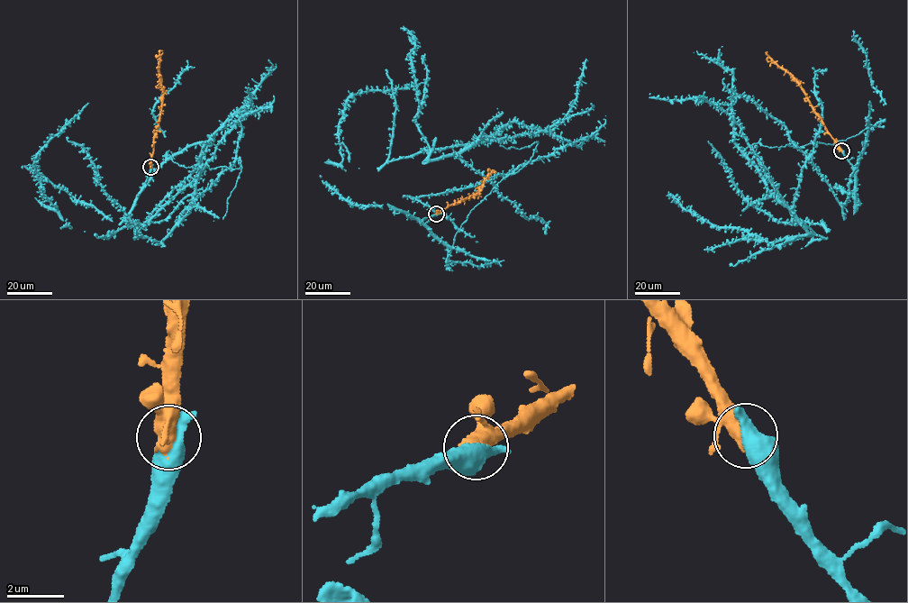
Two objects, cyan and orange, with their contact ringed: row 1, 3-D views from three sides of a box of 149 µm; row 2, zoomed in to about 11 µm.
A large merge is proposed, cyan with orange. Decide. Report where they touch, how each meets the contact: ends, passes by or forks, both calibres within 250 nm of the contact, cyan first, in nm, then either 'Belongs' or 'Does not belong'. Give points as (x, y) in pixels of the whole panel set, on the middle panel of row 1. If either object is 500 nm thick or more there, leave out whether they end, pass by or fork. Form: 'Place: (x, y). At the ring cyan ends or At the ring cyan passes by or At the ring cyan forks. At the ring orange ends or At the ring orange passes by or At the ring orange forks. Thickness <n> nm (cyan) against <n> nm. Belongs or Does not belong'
Place: (436, 214). Thickness 700 nm (cyan) against 440 nm. Belongs

